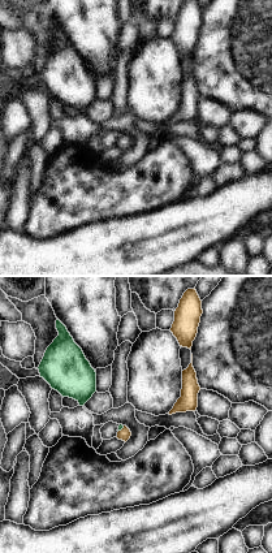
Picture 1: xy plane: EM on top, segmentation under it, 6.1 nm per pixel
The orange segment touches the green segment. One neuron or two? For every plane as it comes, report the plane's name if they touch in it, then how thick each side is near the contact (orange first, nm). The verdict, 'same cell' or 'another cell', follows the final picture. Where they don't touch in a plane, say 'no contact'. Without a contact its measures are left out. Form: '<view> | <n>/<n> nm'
xy | 70/30 nm

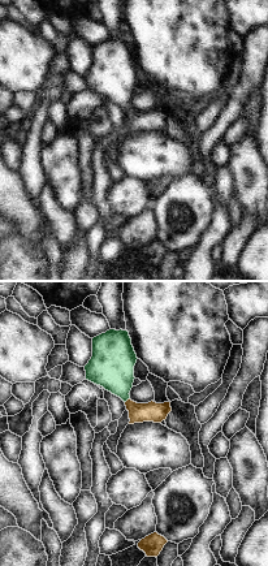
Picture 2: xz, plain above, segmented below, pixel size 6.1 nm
xz | 130/280 nm

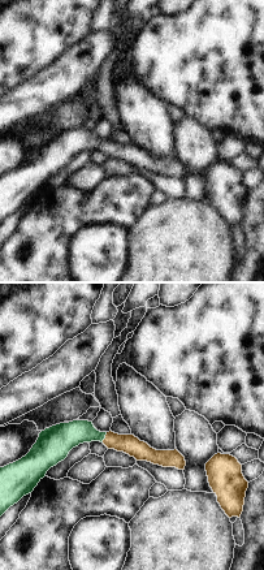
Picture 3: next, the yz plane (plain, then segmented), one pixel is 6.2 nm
yz | 120/170 nm

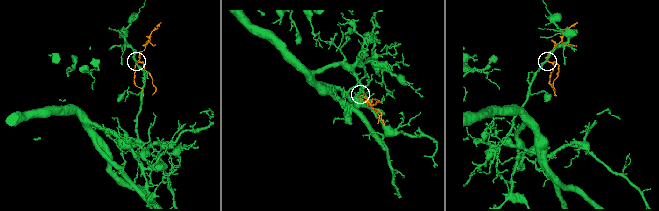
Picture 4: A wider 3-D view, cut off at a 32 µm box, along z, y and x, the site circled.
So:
same cell

